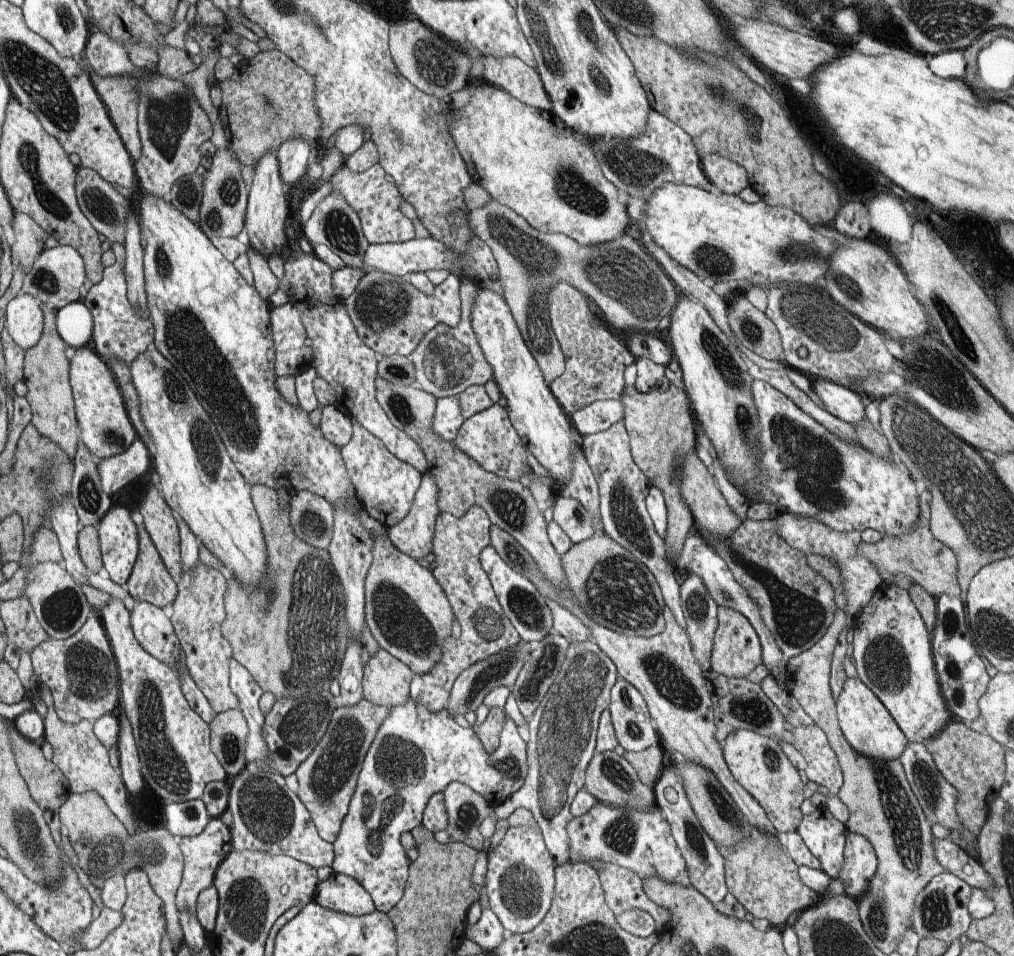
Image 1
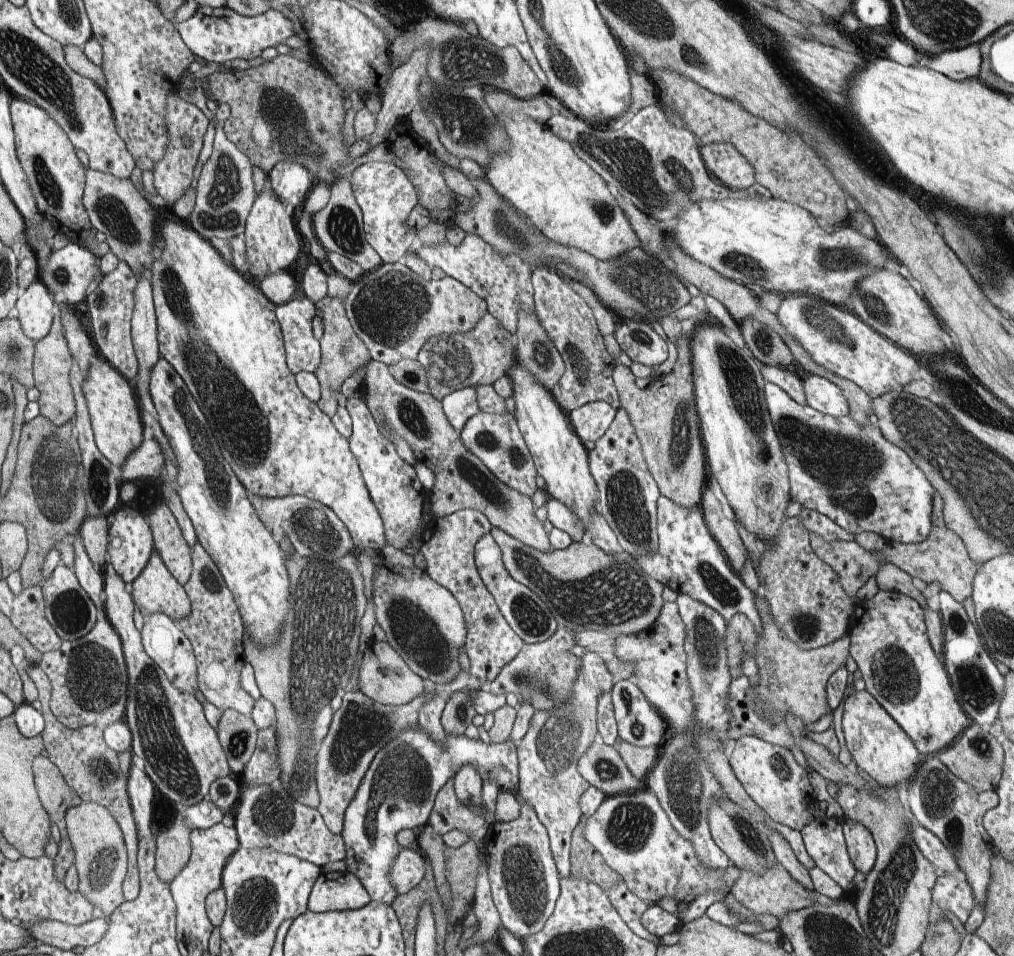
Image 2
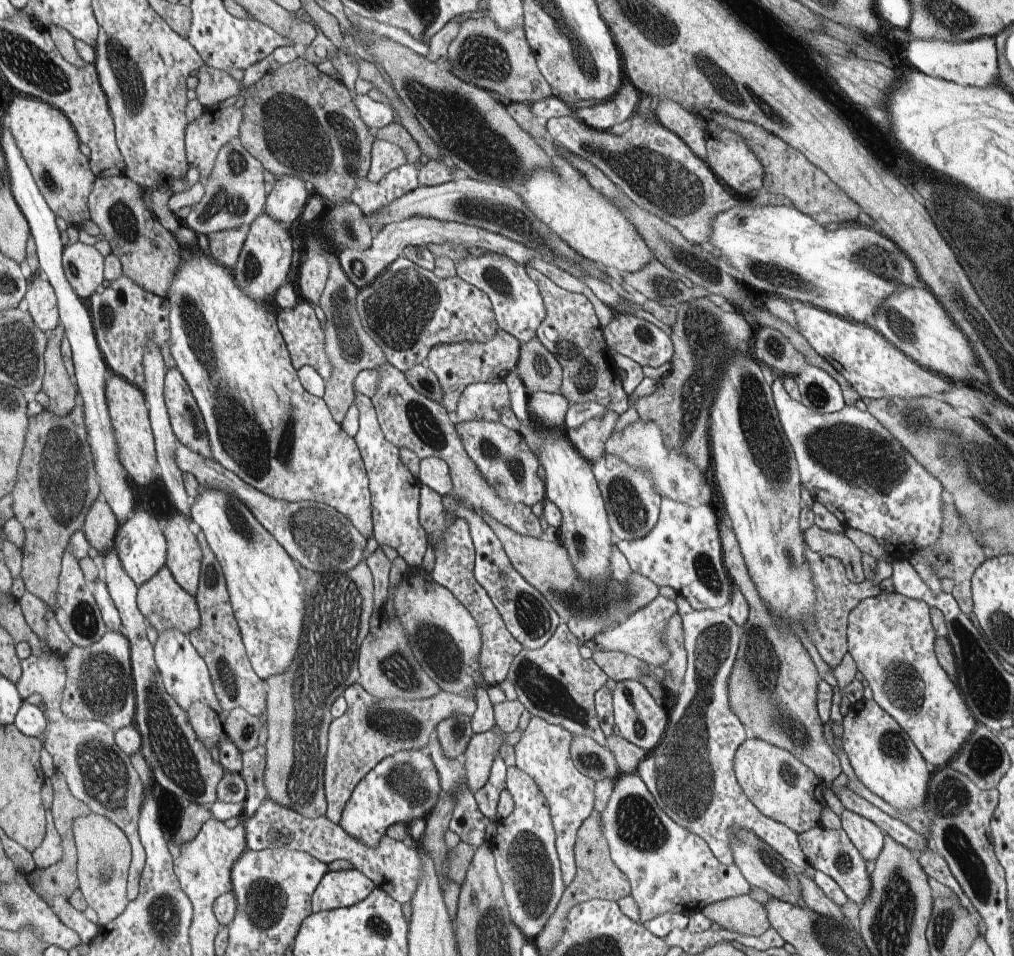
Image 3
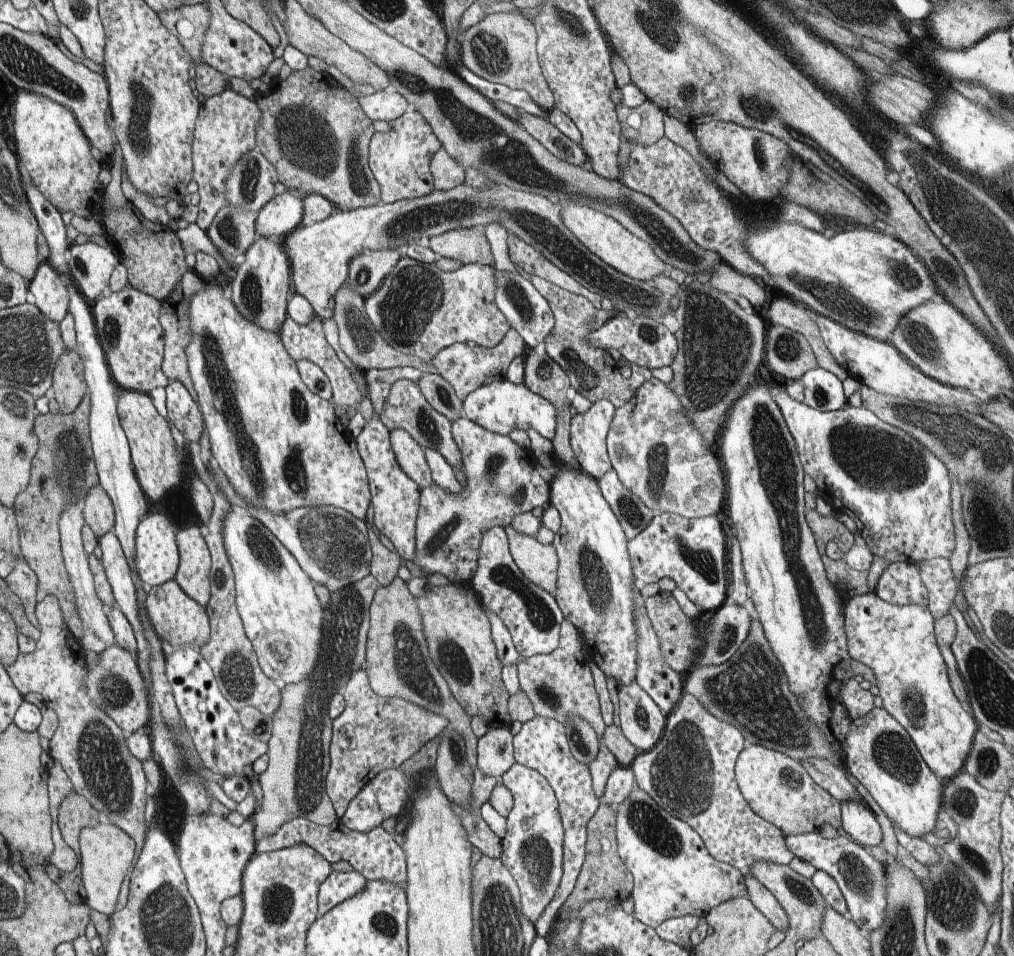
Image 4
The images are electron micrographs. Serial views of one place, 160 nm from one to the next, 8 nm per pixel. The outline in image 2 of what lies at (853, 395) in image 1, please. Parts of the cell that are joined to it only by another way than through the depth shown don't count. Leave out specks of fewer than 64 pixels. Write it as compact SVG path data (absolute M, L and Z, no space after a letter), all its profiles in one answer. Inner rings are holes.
M815 374L806 376L802 382L808 406L834 418L850 414L847 398L838 385Z

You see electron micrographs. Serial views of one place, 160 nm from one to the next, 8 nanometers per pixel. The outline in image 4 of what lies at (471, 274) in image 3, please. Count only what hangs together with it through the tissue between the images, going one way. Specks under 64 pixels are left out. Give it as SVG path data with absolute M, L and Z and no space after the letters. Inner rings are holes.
M495 268L495 279L497 284L495 301L498 308L509 320L511 328L514 328L514 330L517 330L521 334L527 350L533 350L535 346L540 346L555 327L555 318L548 301L520 273L498 271Z

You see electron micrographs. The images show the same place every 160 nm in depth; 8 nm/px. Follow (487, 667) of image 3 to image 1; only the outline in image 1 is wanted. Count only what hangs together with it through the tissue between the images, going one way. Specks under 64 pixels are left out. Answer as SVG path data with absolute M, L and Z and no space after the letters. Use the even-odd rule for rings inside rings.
M478 505L471 506L461 517L440 513L435 526L431 552L436 568L432 572L443 585L454 616L461 625L461 636L459 639L448 637L443 644L443 660L426 675L415 674L410 683L411 699L433 713L446 708L453 684L461 672L508 647L516 646L521 640L504 614L490 579L480 564L480 551L491 544L491 526L488 513Z

